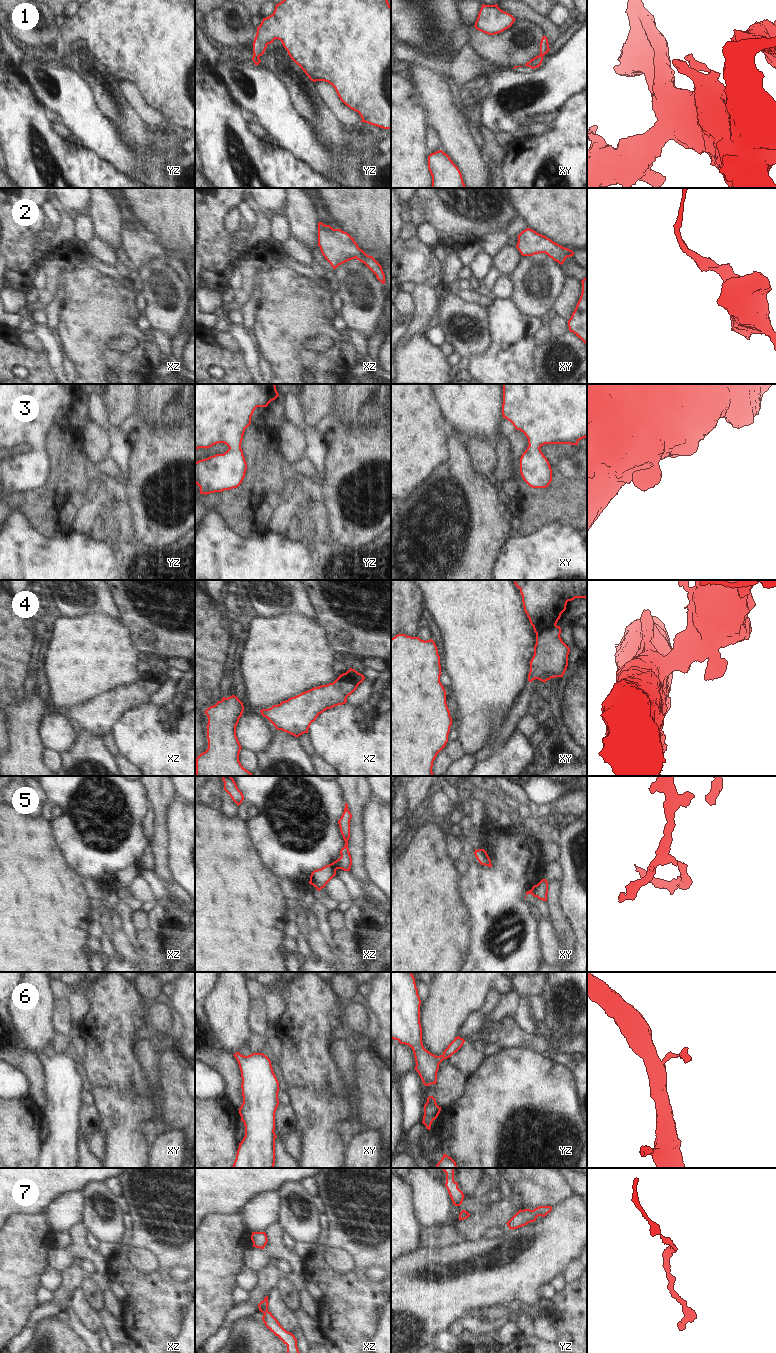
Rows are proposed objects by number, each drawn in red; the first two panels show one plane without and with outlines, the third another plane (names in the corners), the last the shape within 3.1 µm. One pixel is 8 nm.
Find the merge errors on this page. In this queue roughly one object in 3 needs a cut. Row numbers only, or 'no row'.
4, 5

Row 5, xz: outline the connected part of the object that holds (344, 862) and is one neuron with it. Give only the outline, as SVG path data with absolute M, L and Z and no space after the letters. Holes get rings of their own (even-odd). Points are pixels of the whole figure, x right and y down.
M345 803L344 812L341 818L338 821L340 832L345 841L344 847L340 850L341 857L336 860L337 869L342 869L344 871L350 871L352 865L352 858L348 848L348 840L350 838L350 820L352 818L352 814L348 810L348 804Z

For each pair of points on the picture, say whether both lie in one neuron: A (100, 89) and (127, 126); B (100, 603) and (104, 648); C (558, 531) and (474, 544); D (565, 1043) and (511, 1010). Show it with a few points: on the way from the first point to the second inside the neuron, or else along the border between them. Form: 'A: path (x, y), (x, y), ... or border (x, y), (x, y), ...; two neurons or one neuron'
A: path (109, 98), (125, 117); one neuron
B: border (78, 616), (107, 613), (120, 621); two neurons
C: border (510, 537), (496, 559); two neurons
D: border (514, 1016), (508, 1016), (502, 1021); two neurons

